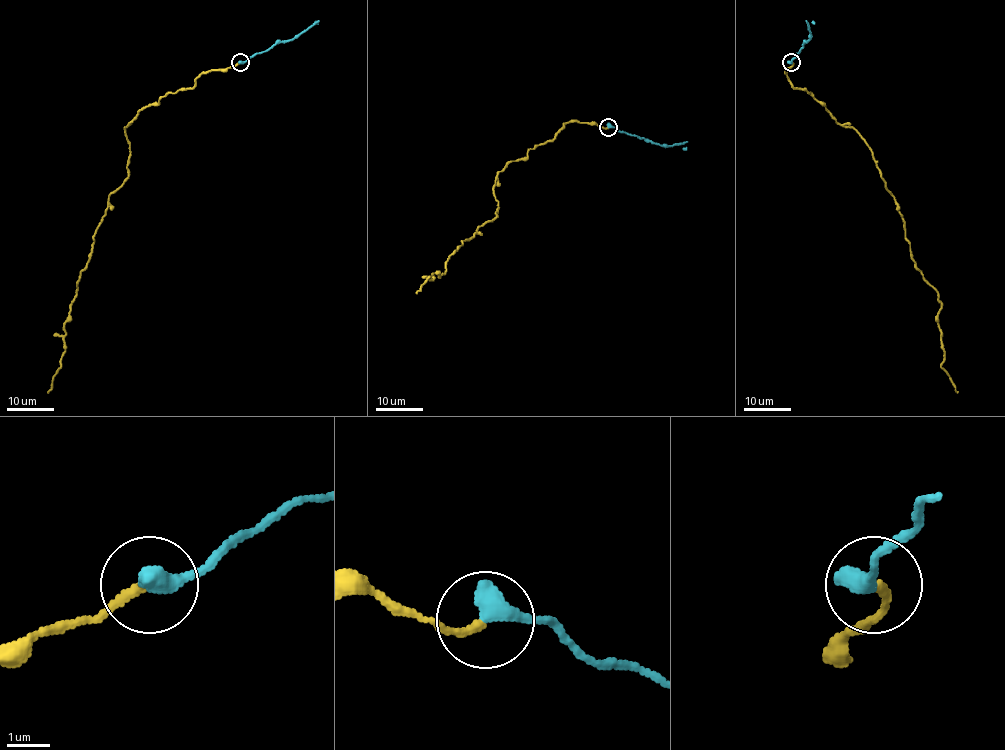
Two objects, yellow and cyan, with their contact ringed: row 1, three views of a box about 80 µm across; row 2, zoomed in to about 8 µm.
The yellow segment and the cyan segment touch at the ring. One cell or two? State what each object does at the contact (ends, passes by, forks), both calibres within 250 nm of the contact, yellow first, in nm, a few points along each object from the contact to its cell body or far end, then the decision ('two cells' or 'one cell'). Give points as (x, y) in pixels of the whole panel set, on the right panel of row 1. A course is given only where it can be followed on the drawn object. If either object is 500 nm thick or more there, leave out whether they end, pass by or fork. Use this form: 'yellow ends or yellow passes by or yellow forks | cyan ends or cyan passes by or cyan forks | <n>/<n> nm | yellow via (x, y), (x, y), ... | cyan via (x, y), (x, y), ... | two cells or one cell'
200/500 nm | yellow via (792, 62), (791, 85), (870, 149), (904, 222), (915, 266), (941, 303), (941, 367), (957, 392) | cyan via (792, 62), (809, 39), (808, 23), (814, 23) | one cell

